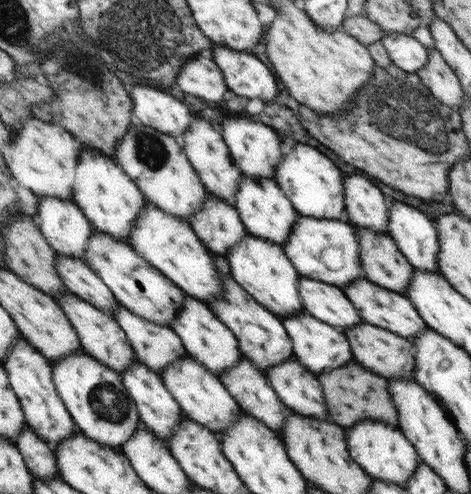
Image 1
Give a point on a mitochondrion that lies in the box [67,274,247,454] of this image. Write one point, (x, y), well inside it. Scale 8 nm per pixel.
(108, 402)

